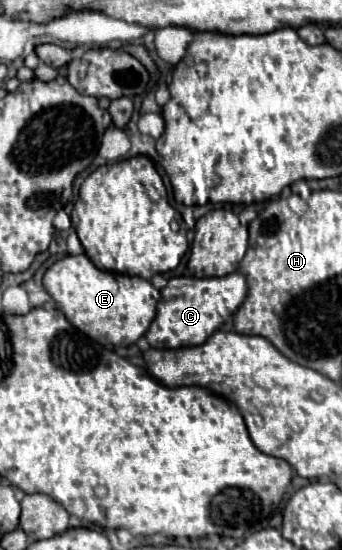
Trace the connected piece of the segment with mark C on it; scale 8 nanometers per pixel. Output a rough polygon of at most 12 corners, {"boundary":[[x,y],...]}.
{"boundary":[[245,276],[171,278],[151,346],[199,346],[247,296]]}

